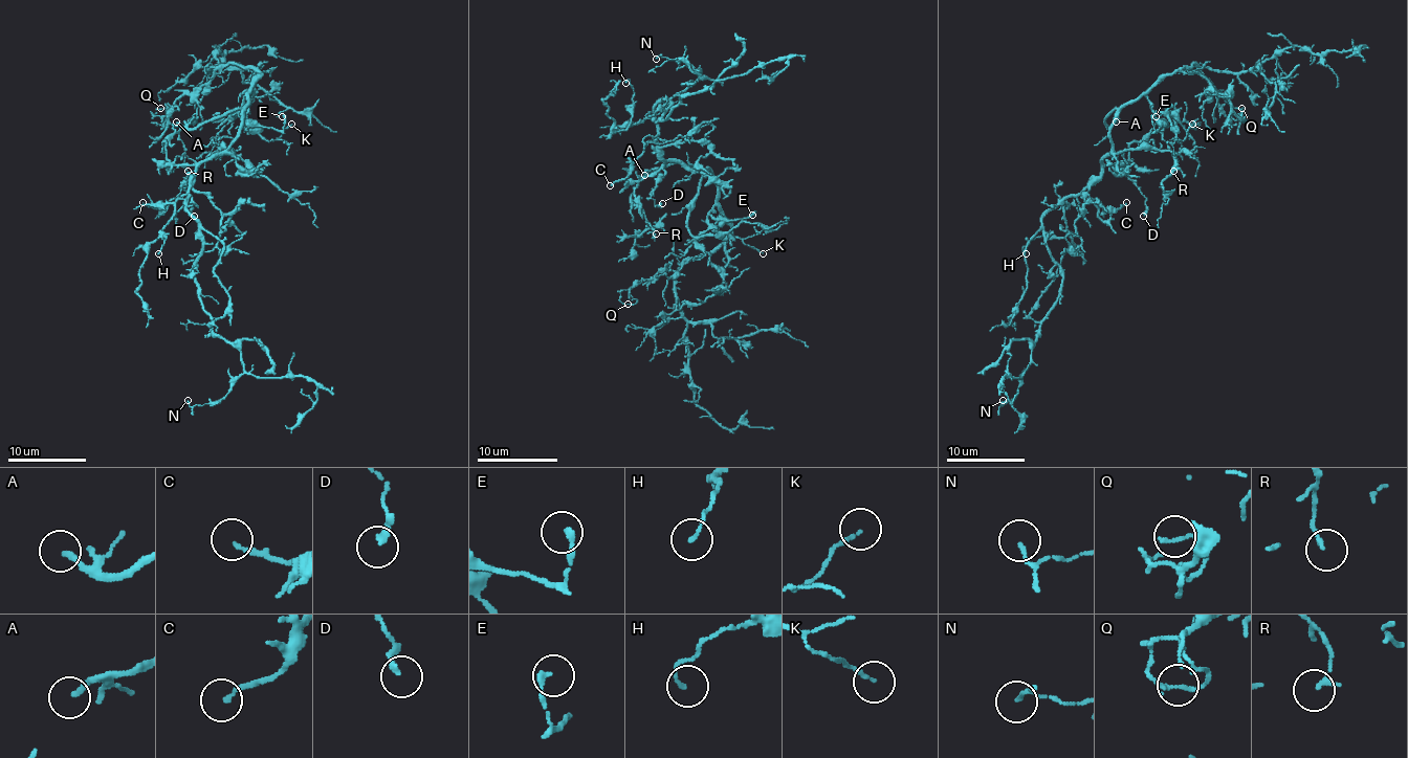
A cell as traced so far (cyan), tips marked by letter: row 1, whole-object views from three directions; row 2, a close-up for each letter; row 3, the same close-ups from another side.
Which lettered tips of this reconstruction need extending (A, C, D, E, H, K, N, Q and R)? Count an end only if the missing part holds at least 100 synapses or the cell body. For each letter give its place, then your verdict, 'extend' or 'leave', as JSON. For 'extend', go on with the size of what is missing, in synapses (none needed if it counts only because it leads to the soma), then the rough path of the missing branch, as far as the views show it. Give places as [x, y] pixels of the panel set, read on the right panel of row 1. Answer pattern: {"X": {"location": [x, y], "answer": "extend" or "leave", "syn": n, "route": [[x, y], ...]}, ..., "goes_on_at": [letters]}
{"A": {"location": [1116, 121], "answer": "extend", "route": [[1116, 121], [1122, 128], [1138, 132], [1159, 114], [1159, 94], [1149, 63], [1122, 40], [1116, 41]]}, "C": {"location": [1126, 202], "answer": "leave"}, "D": {"location": [1143, 216], "answer": "leave"}, "E": {"location": [1156, 116], "answer": "leave"}, "H": {"location": [1026, 253], "answer": "leave"}, "K": {"location": [1192, 124], "answer": "leave"}, "N": {"location": [1003, 400], "answer": "leave"}, "Q": {"location": [1241, 108], "answer": "leave"}, "R": {"location": [1173, 171], "answer": "leave"}, "goes_on_at": ["A"]}

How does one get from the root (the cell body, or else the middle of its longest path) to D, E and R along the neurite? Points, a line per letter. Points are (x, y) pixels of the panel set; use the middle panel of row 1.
D: (682, 164), (676, 161), (664, 164), (658, 185), (650, 193), (656, 205), (660, 207), (662, 203)
E: (682, 164), (710, 171), (716, 183), (716, 203), (708, 213), (714, 219), (744, 219), (754, 210), (752, 215)
R: (682, 164), (676, 161), (664, 162), (645, 175), (632, 193), (632, 201), (654, 231), (652, 237), (656, 233)

